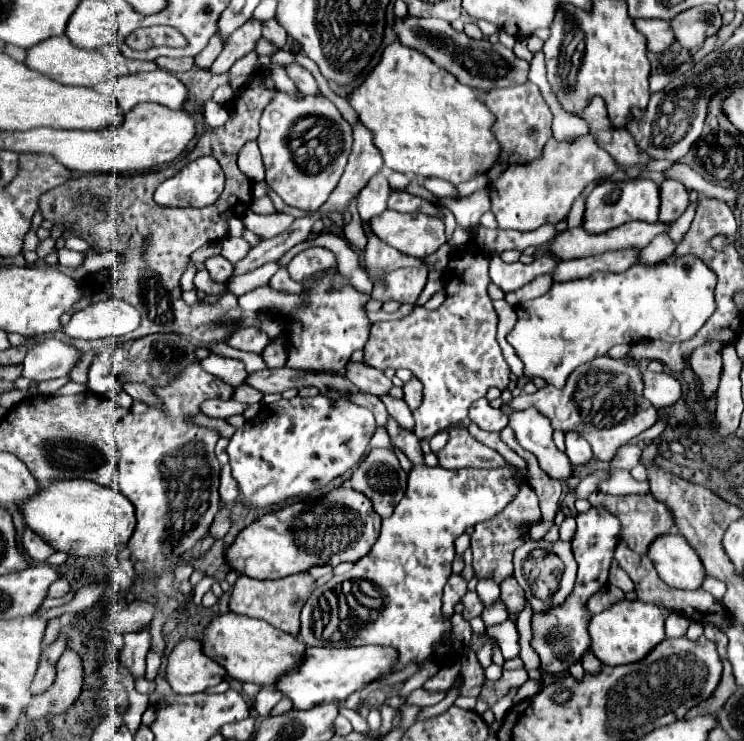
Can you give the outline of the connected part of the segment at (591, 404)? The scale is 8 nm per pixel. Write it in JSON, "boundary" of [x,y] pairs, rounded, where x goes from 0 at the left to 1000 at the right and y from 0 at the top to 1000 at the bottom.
{"boundary":[[[804,482],[793,490],[777,495],[766,509],[758,525],[731,520],[715,533],[696,533],[685,541],[688,552],[723,552],[742,568],[745,579],[758,584],[777,582],[796,603],[798,614],[809,622],[820,622],[831,603],[841,601],[849,590],[860,587],[876,576],[884,565],[884,552],[879,552],[863,536],[863,503],[858,490],[844,490],[844,484],[820,484]]]}

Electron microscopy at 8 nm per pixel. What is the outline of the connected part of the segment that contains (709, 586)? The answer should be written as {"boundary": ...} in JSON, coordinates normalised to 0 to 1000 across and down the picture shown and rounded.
{"boundary":[[[949,776],[946,779],[946,792],[944,792],[946,798],[952,798],[957,806],[962,806],[965,811],[973,806],[973,800],[976,800],[976,789],[968,784],[968,781],[962,781],[962,779],[957,779],[957,776]]]}

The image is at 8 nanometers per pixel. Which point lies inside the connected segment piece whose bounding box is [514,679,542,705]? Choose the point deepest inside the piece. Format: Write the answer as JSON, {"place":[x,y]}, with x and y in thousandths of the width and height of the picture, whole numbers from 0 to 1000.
{"place":[712,928]}

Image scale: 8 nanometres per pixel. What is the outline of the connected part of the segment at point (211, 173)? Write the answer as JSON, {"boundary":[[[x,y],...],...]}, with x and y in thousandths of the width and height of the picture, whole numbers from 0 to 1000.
{"boundary":[[[269,212],[223,242],[207,260],[210,274],[223,279],[280,279],[301,255],[301,233],[288,212]]]}

